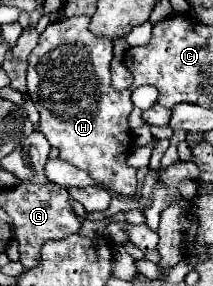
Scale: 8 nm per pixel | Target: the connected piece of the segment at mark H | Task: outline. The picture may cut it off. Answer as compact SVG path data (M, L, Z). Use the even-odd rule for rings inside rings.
M70 17L66 21L50 23L40 35L38 45L30 53L28 61L28 95L34 101L40 121L38 131L50 141L52 147L60 151L60 157L78 169L88 171L92 179L116 189L122 195L136 193L136 169L126 165L126 157L132 149L132 129L128 125L128 115L132 111L130 91L116 91L110 85L110 61L112 61L112 41L96 37L88 31L90 17Z

